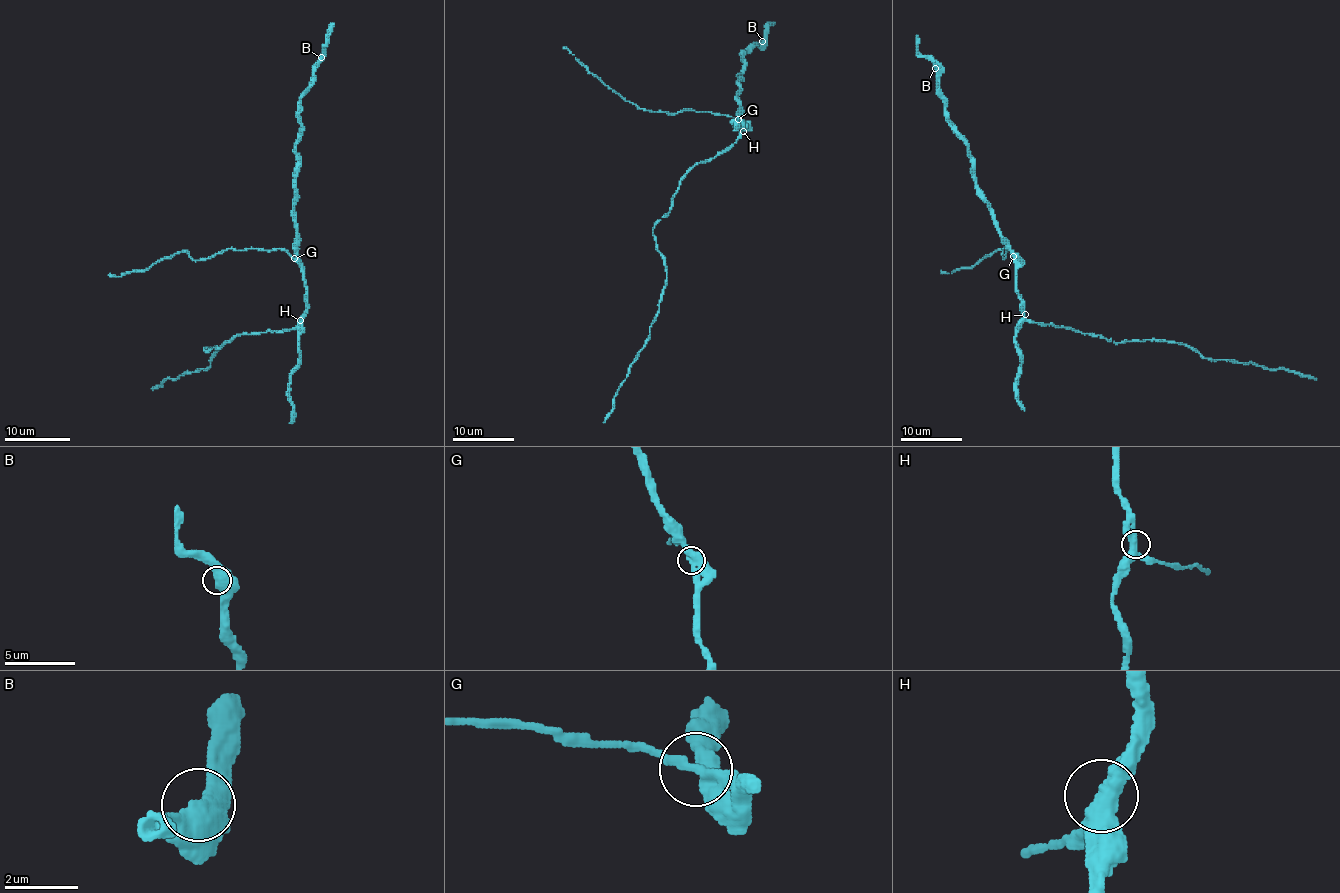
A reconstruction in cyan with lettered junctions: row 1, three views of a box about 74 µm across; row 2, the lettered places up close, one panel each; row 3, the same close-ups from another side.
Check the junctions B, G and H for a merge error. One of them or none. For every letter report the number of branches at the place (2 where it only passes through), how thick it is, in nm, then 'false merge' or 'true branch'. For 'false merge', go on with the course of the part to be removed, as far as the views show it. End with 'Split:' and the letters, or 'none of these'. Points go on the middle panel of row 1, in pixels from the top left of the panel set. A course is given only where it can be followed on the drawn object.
B: branches 3; calibre 400 nm; true branch
G: branches 3; calibre 360 nm; true branch
H: branches 3; calibre 380 nm; true branch
Split: none of these

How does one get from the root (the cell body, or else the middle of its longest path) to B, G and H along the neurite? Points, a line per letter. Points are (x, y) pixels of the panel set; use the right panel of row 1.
B: (1040, 324), (1024, 316), (1017, 255), (975, 185), (967, 140), (949, 120), (935, 68)
G: (1040, 324), (1024, 316), (1017, 289), (1017, 259), (1013, 256)
H: (1040, 324), (1024, 315)

